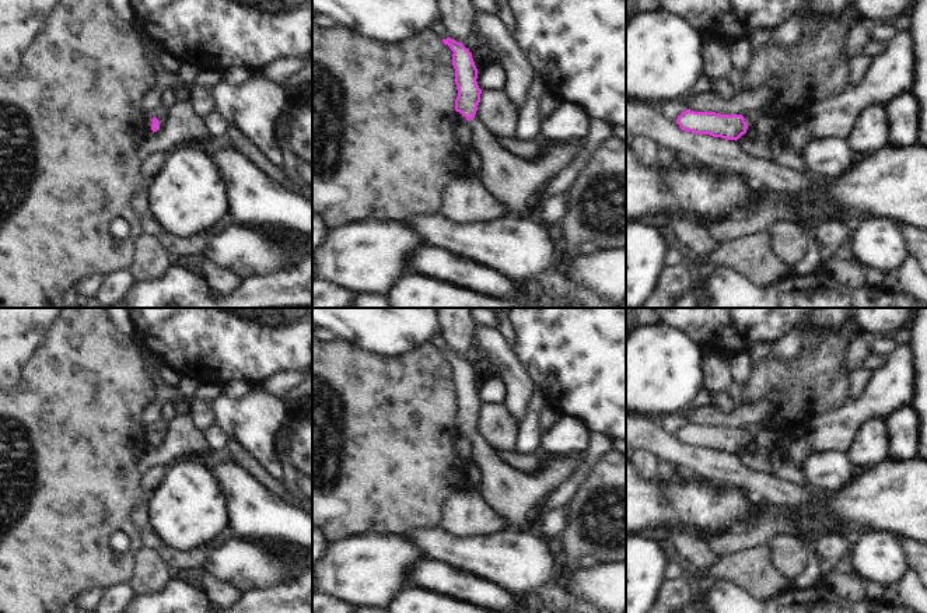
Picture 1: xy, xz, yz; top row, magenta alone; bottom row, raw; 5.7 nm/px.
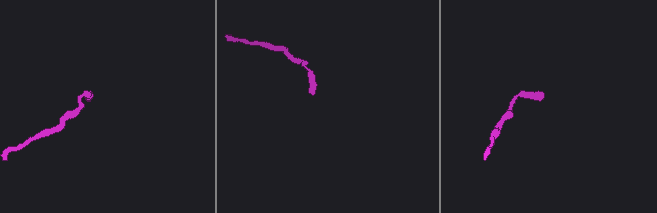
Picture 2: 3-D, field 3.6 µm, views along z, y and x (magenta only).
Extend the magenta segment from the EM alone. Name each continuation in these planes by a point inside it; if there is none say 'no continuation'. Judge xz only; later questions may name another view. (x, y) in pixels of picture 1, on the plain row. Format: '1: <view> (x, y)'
1: xz (509, 491)

